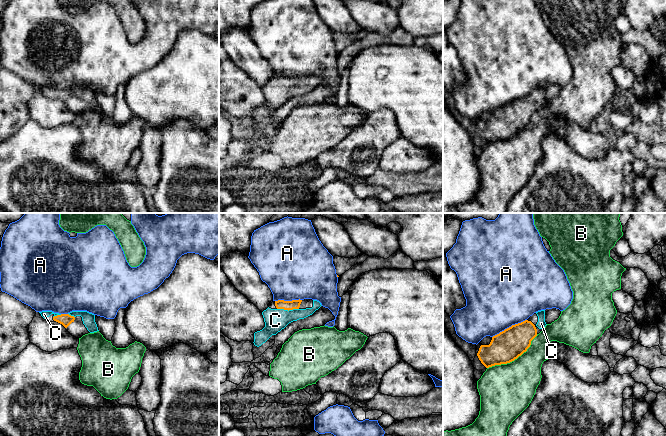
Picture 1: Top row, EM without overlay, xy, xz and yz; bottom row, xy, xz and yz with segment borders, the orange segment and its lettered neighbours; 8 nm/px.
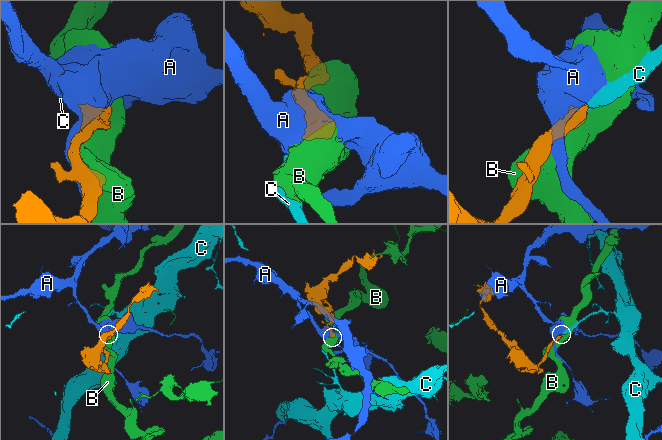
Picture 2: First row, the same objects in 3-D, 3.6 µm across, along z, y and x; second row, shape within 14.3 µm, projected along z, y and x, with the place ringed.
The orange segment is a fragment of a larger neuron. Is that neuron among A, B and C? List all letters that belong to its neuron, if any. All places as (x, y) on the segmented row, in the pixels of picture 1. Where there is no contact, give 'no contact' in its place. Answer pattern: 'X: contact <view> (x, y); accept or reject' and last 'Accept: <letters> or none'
A: contact yz (509, 327); reject
B: contact yz (514, 359); reject
C: contact xz (288, 310); accept
Accept: C

